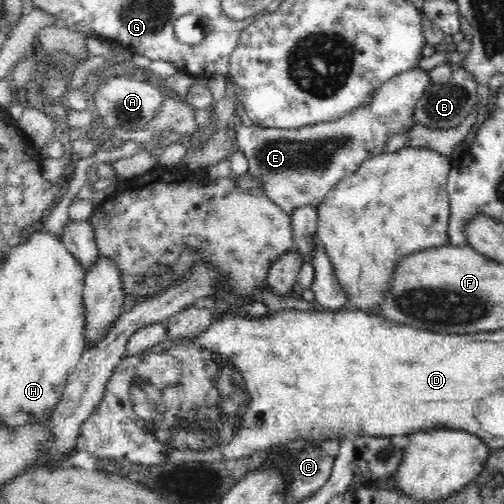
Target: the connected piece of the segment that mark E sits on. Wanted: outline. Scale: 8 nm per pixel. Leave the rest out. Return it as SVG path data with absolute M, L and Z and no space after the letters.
M418 66L406 72L401 72L378 87L374 98L369 103L358 105L354 110L344 113L333 121L321 122L300 128L264 128L260 125L234 126L236 132L236 150L244 153L249 162L249 173L253 174L259 182L265 195L282 208L286 214L292 214L300 206L318 207L326 198L326 194L346 176L356 172L364 160L380 156L386 150L388 138L396 134L404 134L412 130L415 124L415 108L420 98L427 92L432 84L428 70Z

